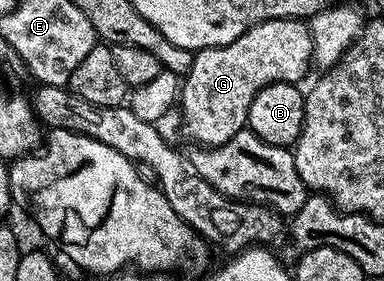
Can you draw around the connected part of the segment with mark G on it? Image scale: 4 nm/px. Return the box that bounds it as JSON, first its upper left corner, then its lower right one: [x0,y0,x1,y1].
[179,18,313,146]

